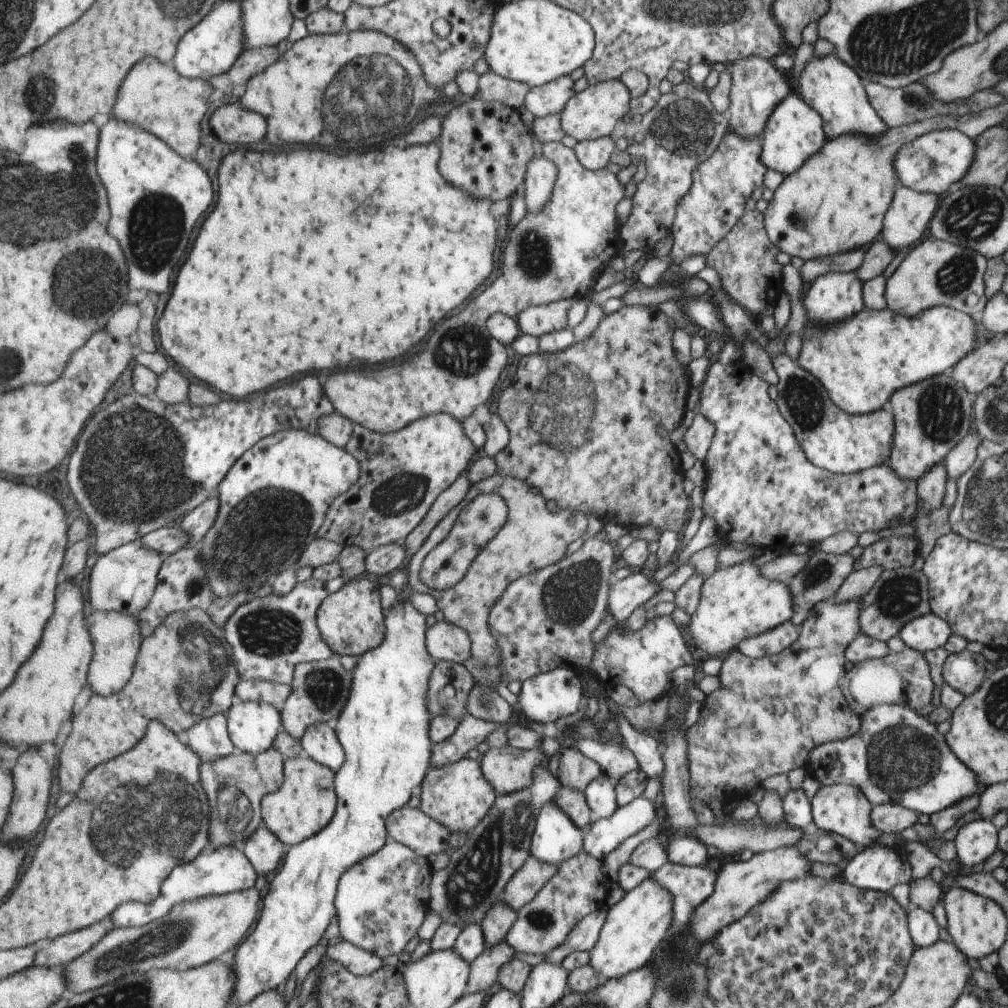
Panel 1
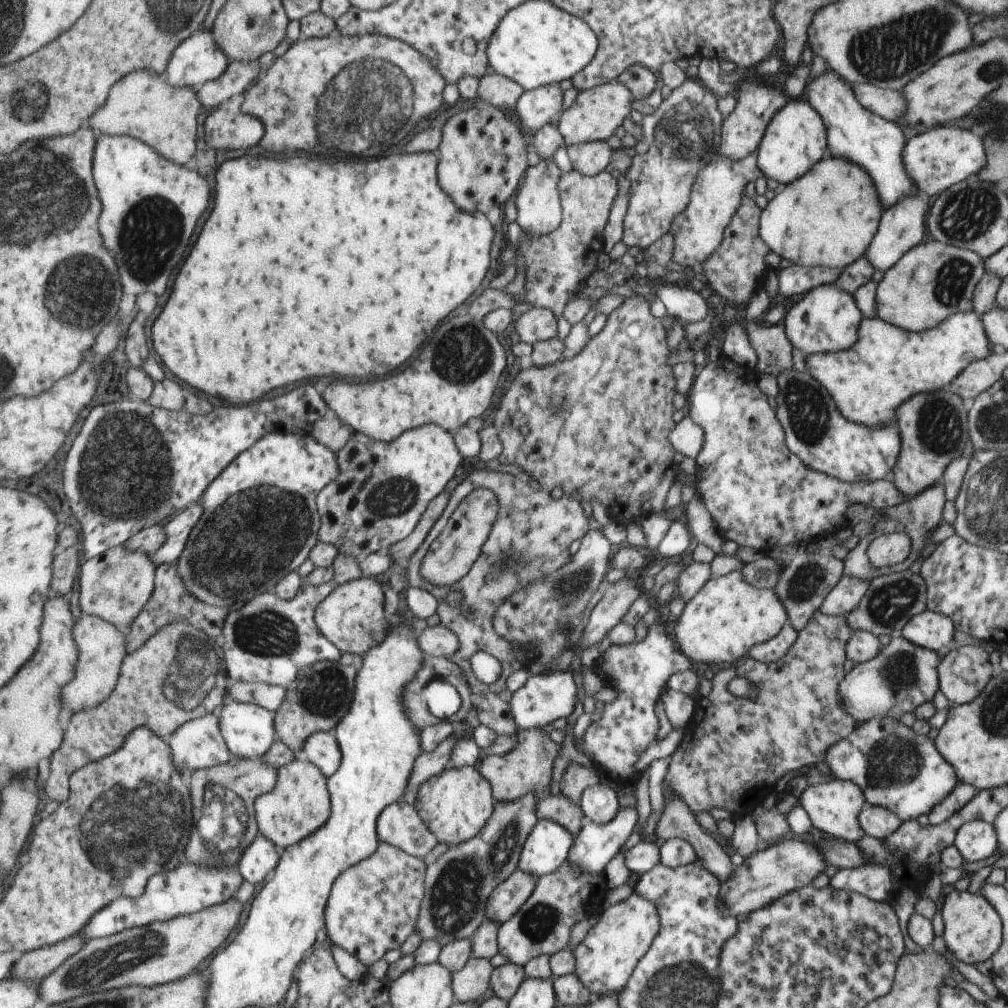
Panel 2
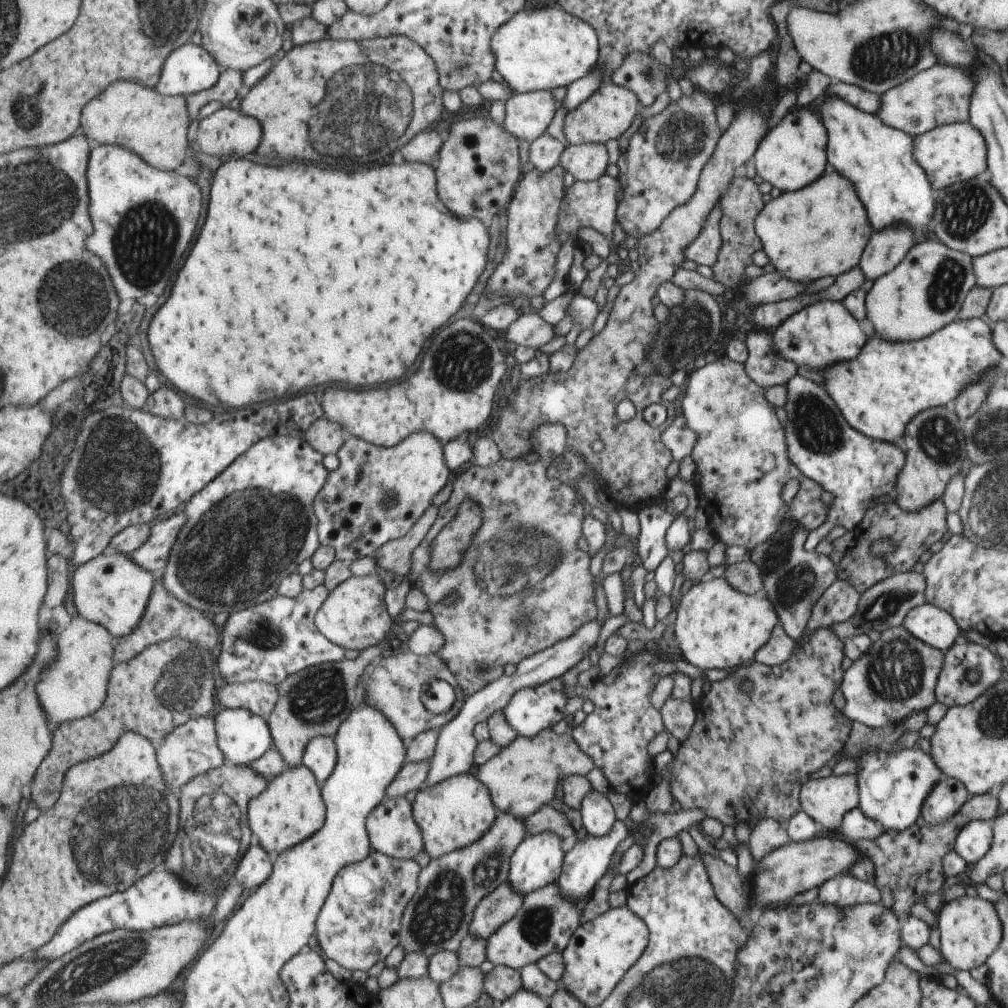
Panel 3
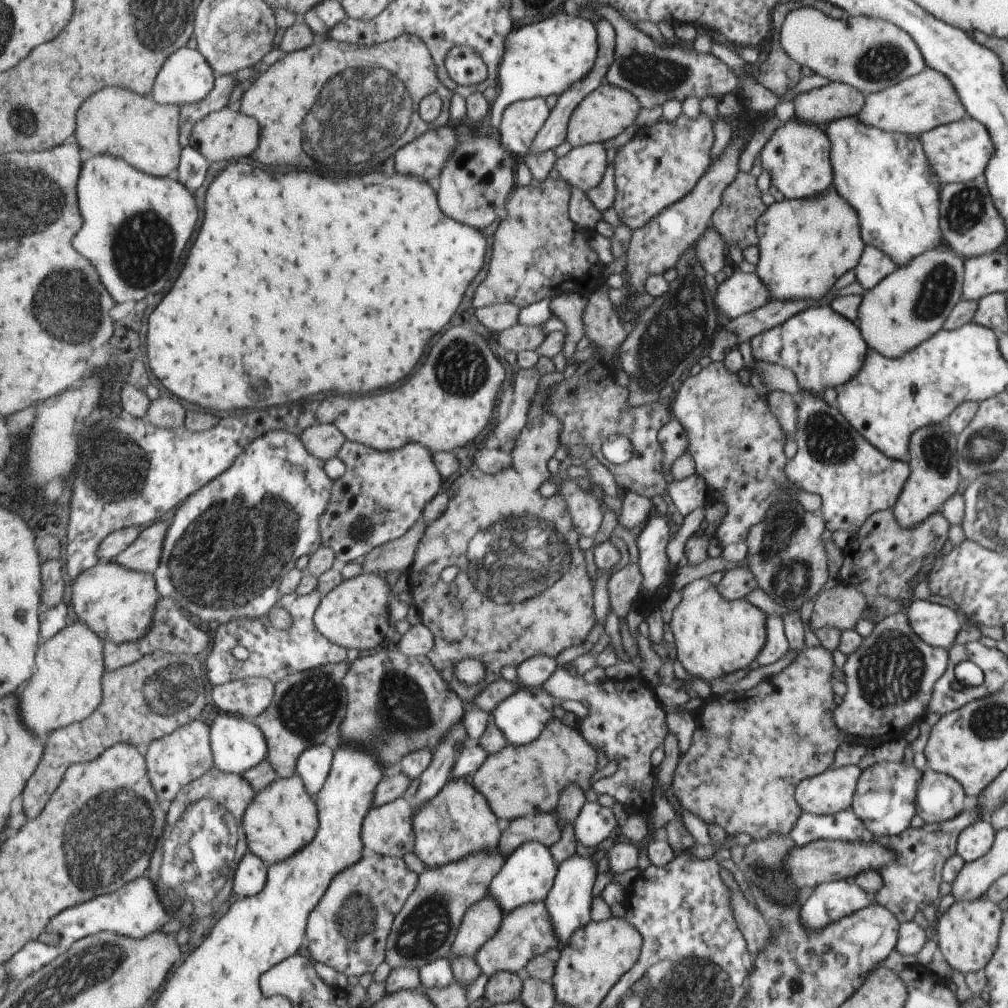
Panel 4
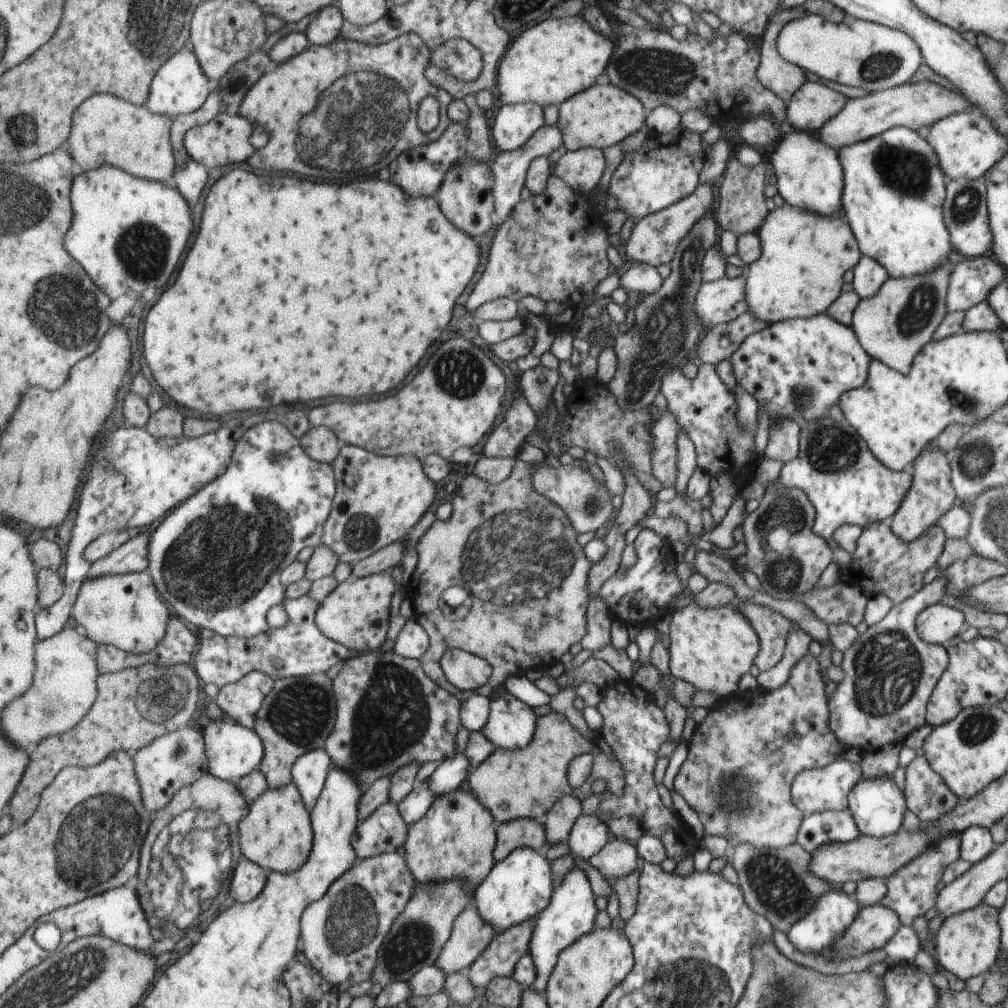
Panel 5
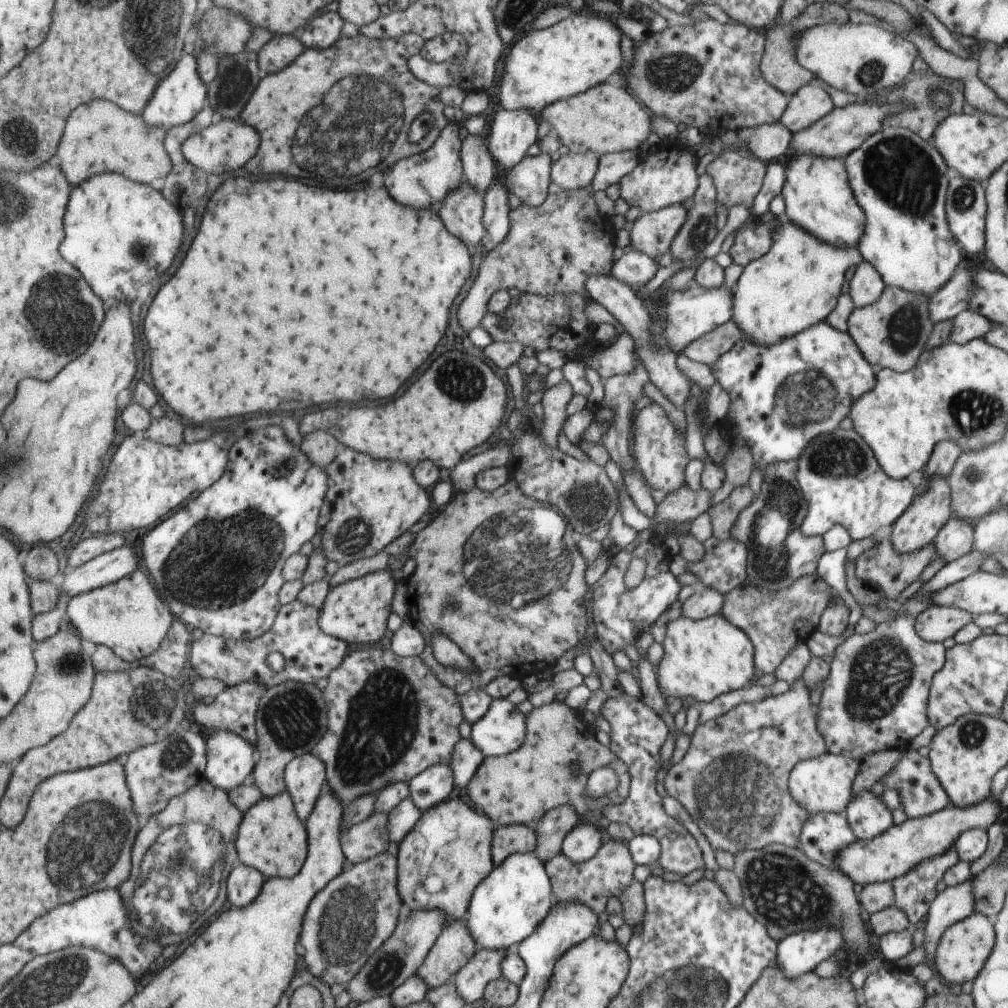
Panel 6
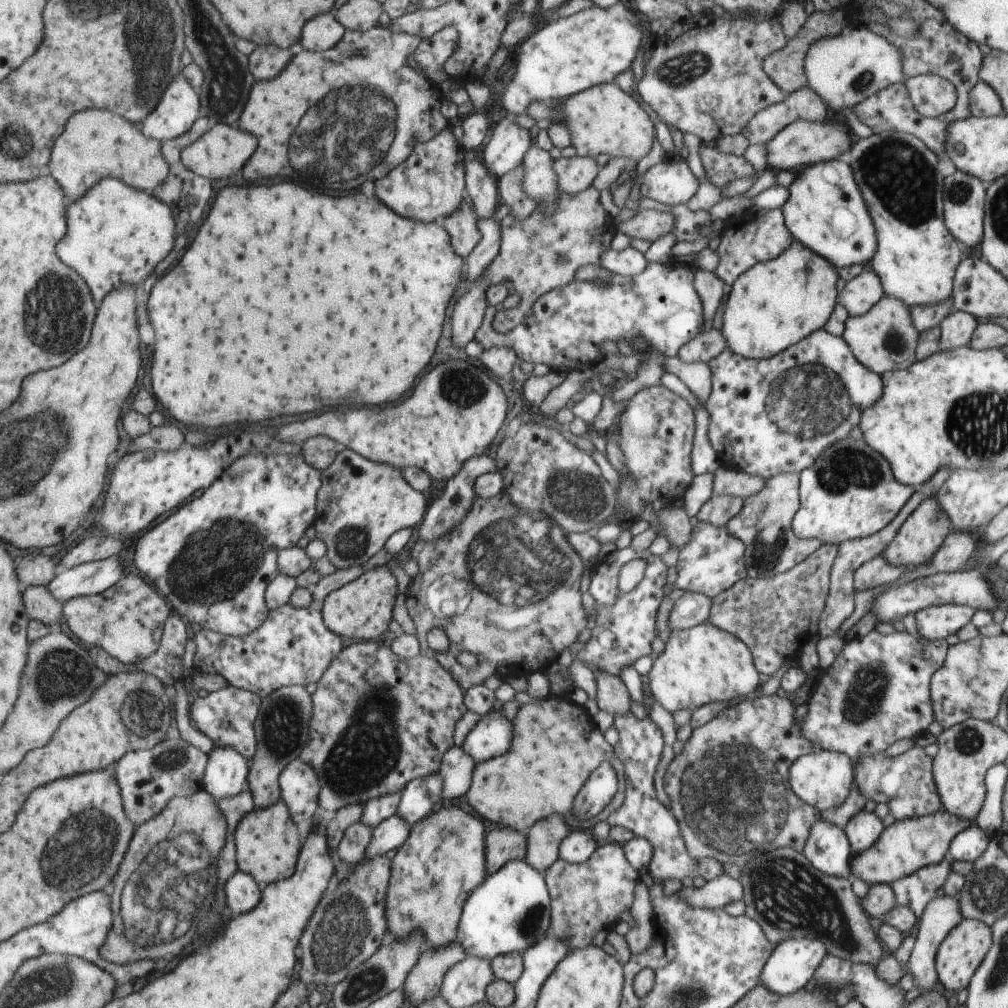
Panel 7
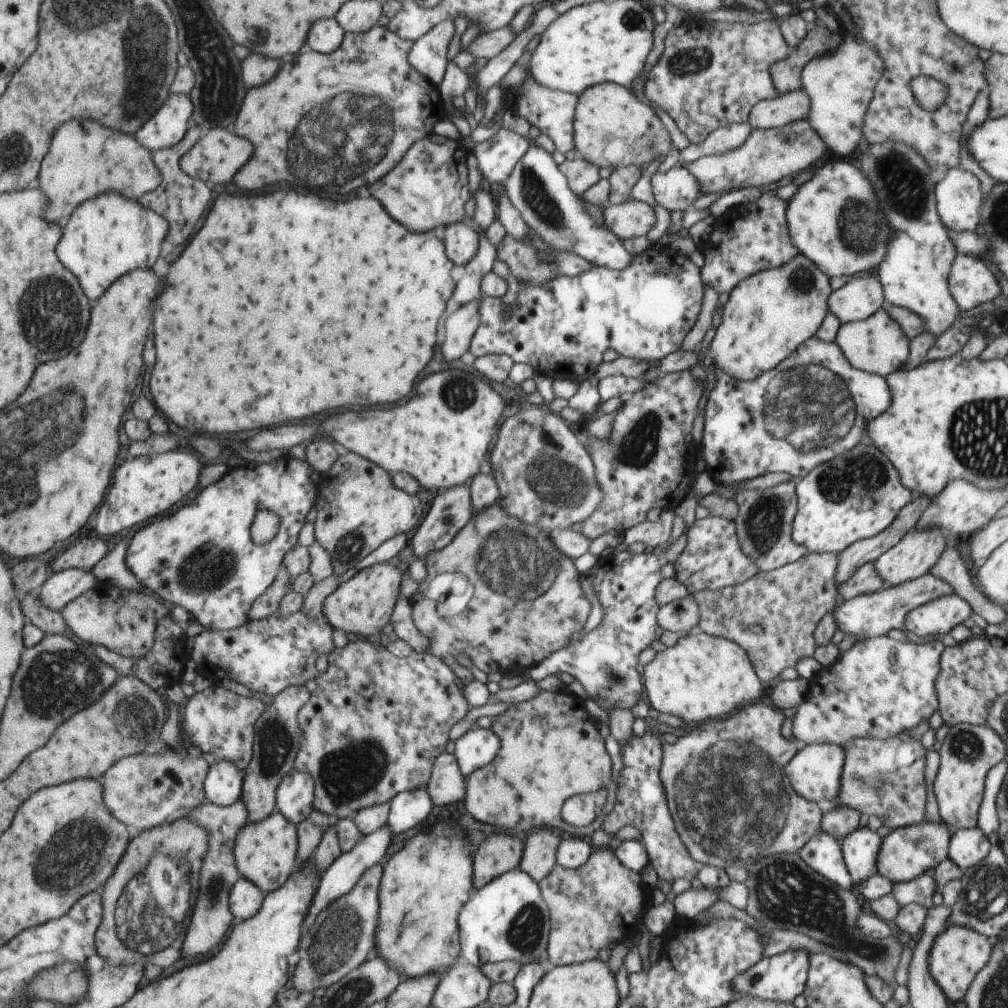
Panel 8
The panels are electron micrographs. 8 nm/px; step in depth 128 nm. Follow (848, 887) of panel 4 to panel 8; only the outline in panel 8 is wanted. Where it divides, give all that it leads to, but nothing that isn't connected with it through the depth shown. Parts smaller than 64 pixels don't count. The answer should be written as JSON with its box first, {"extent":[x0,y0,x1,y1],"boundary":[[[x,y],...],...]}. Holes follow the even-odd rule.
{"extent":[735,949,811,1002],"boundary":[[[808,949],[788,950],[782,954],[765,957],[758,964],[754,964],[749,971],[738,976],[735,981],[735,987],[739,990],[739,999],[741,996],[756,996],[768,1001],[790,1002],[799,994],[805,992],[808,986],[808,972],[811,967]]]}

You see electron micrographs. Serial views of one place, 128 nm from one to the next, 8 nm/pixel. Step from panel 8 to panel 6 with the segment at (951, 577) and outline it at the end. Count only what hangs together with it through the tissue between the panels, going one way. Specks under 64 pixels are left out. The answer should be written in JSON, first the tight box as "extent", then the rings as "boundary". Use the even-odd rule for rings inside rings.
{"extent":[934,518,975,563],"boundary":[[[950,518],[934,539],[936,555],[949,563],[968,554],[975,547],[975,527],[975,524],[964,518]]]}

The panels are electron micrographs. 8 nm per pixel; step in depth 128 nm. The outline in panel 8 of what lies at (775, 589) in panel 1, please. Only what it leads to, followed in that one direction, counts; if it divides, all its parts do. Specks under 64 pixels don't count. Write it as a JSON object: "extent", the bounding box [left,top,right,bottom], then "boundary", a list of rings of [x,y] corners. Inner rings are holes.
{"extent":[644,628,762,727],"boundary":[[[695,628],[686,635],[681,635],[674,646],[659,652],[652,662],[644,666],[646,701],[658,714],[666,712],[682,718],[688,727],[693,727],[712,719],[721,719],[741,708],[748,707],[762,696],[762,684],[758,680],[756,667],[749,653],[735,641]]]}

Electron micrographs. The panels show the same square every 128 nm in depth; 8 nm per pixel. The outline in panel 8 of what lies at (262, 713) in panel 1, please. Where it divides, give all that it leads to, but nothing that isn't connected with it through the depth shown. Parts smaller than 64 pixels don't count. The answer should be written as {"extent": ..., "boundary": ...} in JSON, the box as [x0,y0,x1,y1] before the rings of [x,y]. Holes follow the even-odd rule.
{"extent":[206,760,246,806],"boundary":[[[232,760],[214,764],[206,782],[207,796],[212,803],[222,806],[236,804],[243,798],[245,775],[246,772]]]}

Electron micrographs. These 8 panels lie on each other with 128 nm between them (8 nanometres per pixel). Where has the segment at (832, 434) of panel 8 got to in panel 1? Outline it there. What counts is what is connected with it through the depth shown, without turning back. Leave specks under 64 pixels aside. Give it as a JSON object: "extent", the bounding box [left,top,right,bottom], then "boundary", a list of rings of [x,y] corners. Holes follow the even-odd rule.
{"extent":[803,271,865,327],"boundary":[[[854,271],[820,276],[803,296],[803,306],[807,315],[807,323],[812,325],[832,327],[847,322],[865,310],[864,282]]]}

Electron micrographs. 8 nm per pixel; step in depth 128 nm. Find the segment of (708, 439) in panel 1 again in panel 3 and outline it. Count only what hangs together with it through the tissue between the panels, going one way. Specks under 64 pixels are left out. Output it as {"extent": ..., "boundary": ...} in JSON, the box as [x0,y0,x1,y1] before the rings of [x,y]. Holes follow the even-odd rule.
{"extent":[662,416,697,462],"boundary":[[[675,416],[674,421],[666,428],[662,436],[669,451],[673,452],[678,462],[693,454],[697,446],[697,433],[689,427],[685,416]]]}

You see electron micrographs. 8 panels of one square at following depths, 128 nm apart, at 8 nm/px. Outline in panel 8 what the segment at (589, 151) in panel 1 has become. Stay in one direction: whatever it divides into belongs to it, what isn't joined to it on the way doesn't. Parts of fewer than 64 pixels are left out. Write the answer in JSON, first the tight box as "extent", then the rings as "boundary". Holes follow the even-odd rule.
{"extent":[560,155,602,196],"boundary":[[[578,155],[573,160],[566,159],[560,168],[568,178],[569,187],[579,196],[585,195],[587,190],[602,178],[595,164]]]}

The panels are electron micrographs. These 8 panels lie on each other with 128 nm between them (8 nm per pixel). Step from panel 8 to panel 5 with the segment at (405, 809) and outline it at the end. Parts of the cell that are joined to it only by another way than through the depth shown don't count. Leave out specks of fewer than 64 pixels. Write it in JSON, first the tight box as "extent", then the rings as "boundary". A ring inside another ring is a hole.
{"extent":[427,753,471,796],"boundary":[[[456,753],[452,758],[446,759],[427,778],[428,788],[434,796],[444,796],[456,788],[460,788],[462,780],[471,773],[470,758],[464,753]]]}

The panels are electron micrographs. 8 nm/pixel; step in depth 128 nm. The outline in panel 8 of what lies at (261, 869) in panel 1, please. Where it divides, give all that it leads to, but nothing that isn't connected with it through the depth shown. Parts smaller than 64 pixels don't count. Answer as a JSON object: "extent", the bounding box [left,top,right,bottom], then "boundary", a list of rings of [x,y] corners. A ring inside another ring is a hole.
{"extent":[230,876,267,921],"boundary":[[[243,876],[236,883],[233,895],[230,898],[233,904],[235,918],[245,921],[254,918],[262,910],[267,893],[255,882]]]}

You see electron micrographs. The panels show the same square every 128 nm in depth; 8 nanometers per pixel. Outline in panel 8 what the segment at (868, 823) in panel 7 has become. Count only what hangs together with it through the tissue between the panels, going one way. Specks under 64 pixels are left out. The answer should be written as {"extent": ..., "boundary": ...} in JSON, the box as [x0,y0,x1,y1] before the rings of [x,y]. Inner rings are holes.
{"extent":[841,826,880,884],"boundary":[[[868,826],[856,828],[841,841],[843,859],[850,872],[853,884],[862,884],[874,876],[880,858],[880,836]]]}

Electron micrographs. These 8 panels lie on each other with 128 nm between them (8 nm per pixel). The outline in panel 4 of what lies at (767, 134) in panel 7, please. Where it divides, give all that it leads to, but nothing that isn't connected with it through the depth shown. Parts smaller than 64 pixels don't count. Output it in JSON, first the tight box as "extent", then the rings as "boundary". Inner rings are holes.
{"extent":[794,82,867,127],"boundary":[[[830,82],[794,98],[795,117],[824,127],[834,120],[854,117],[865,107],[867,96],[846,83]]]}

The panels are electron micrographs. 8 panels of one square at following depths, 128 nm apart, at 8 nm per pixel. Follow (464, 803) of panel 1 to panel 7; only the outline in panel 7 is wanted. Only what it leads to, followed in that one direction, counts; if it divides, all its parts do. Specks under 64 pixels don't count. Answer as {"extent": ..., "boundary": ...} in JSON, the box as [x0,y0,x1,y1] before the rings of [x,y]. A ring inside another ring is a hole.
{"extent":[389,806,491,948],"boundary":[[[458,806],[441,808],[411,826],[410,836],[393,858],[393,880],[389,888],[389,924],[393,938],[406,938],[414,932],[426,936],[427,948],[444,948],[459,940],[460,920],[469,895],[491,875],[486,864],[486,839],[490,824],[482,816],[472,816]]]}

